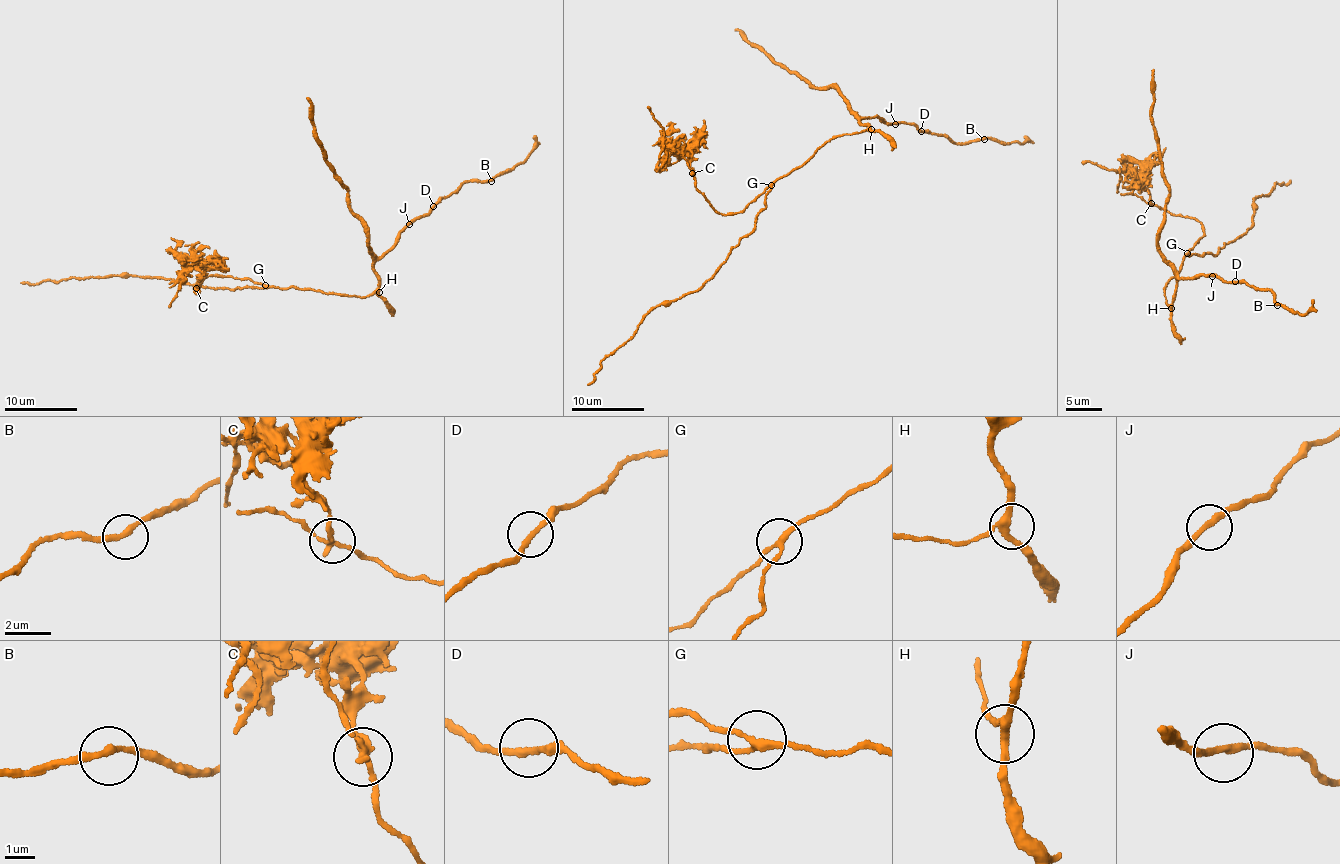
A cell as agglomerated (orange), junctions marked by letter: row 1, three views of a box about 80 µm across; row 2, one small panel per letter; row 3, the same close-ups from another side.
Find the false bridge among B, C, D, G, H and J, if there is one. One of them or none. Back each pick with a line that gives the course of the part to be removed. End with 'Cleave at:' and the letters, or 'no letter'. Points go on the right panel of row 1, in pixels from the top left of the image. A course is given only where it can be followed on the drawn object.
C: (1150, 203), (1150, 194), (1134, 171), (1120, 172), (1089, 162), (1081, 163)
Cleave at: C

